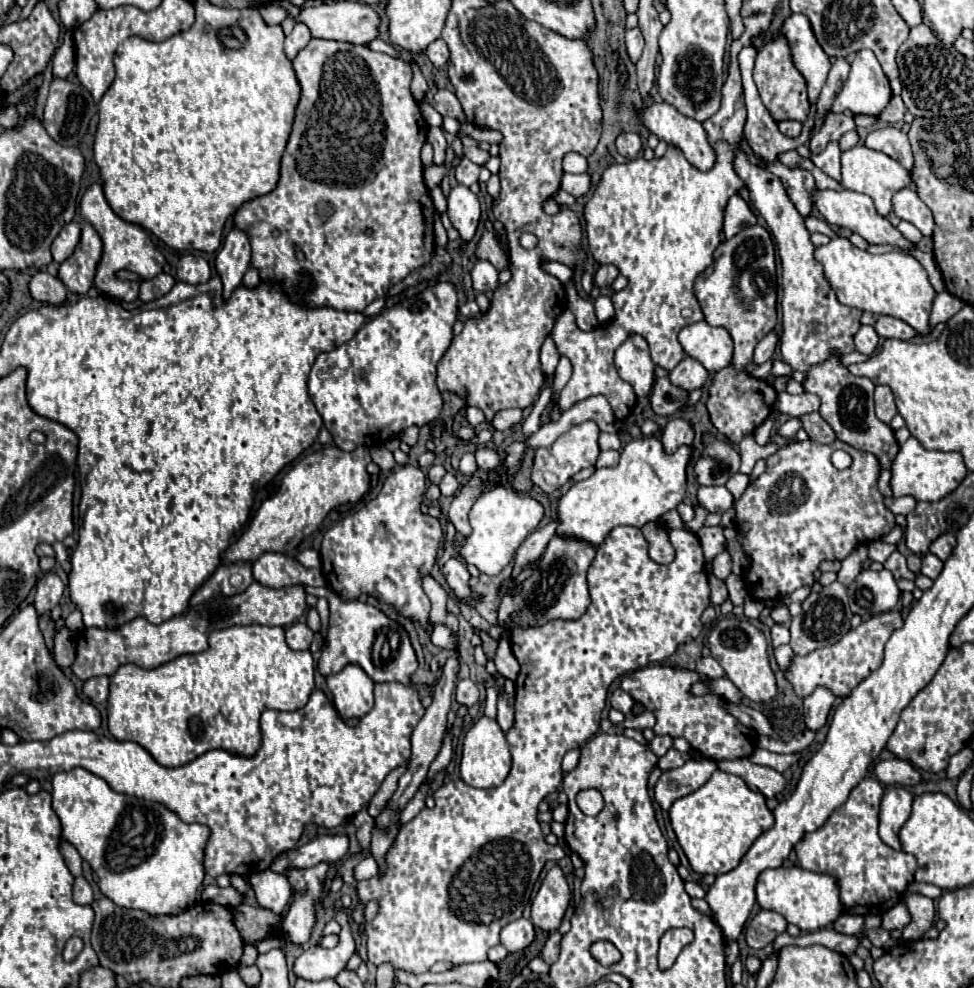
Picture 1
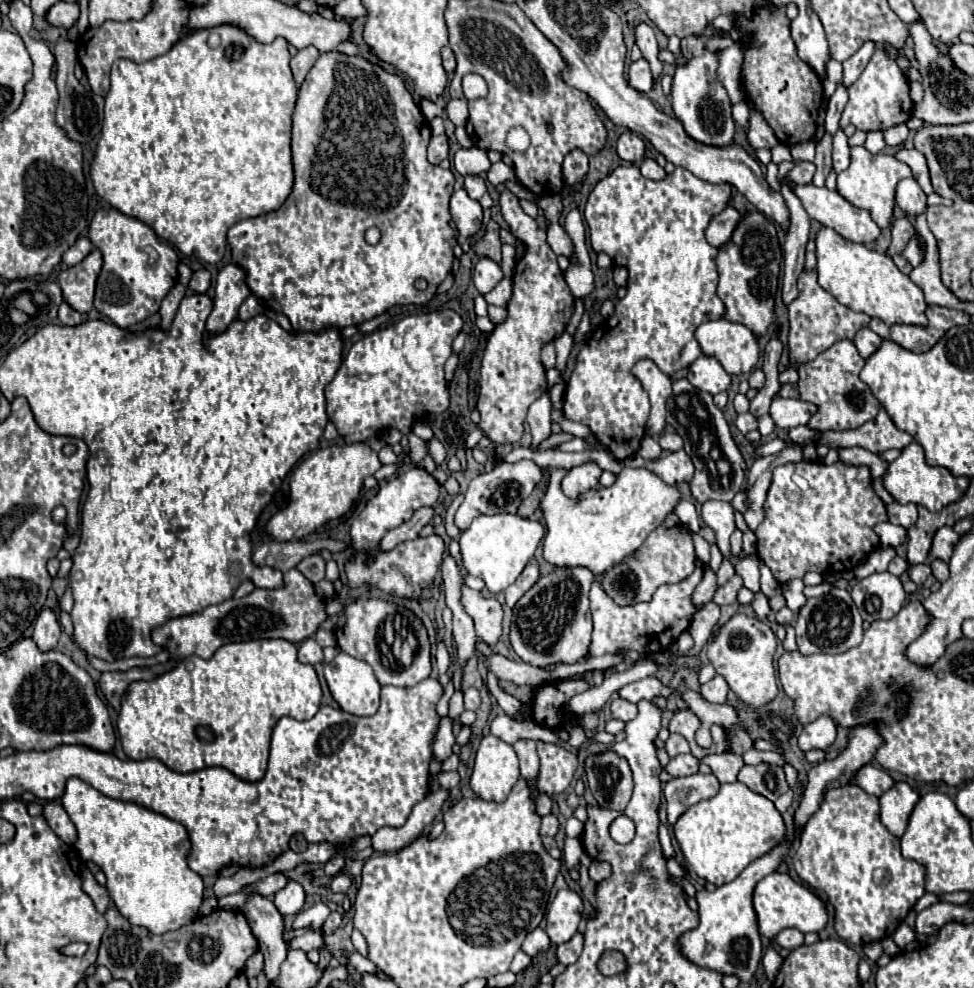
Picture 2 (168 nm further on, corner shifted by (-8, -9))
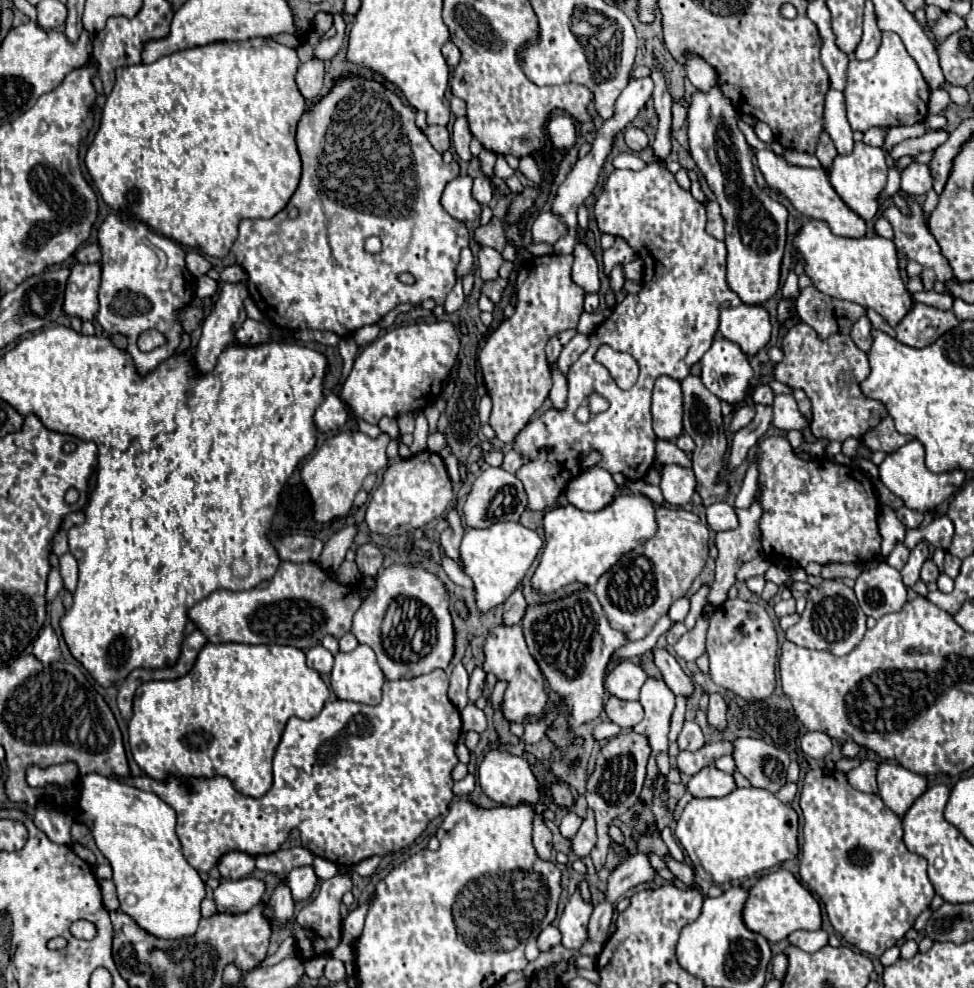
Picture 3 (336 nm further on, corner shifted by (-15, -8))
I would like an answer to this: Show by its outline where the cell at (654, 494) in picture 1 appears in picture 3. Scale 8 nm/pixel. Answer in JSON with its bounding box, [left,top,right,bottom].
[532,495,656,595]

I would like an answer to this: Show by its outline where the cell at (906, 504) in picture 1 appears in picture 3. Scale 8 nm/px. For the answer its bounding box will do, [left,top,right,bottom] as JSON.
[896,507,924,529]

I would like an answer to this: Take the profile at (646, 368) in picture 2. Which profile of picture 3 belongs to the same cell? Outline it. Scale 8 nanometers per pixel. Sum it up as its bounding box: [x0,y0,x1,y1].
[652,377,682,441]

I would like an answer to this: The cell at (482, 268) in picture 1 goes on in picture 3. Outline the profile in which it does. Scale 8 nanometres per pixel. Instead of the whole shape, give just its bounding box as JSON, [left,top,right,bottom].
[478,247,502,281]

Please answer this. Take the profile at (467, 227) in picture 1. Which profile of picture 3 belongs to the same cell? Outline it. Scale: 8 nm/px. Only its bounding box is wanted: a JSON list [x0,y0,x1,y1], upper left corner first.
[440,175,482,221]

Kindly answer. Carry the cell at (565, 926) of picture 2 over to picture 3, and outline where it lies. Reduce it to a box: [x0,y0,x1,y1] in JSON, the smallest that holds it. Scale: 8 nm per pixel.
[560,891,592,949]

